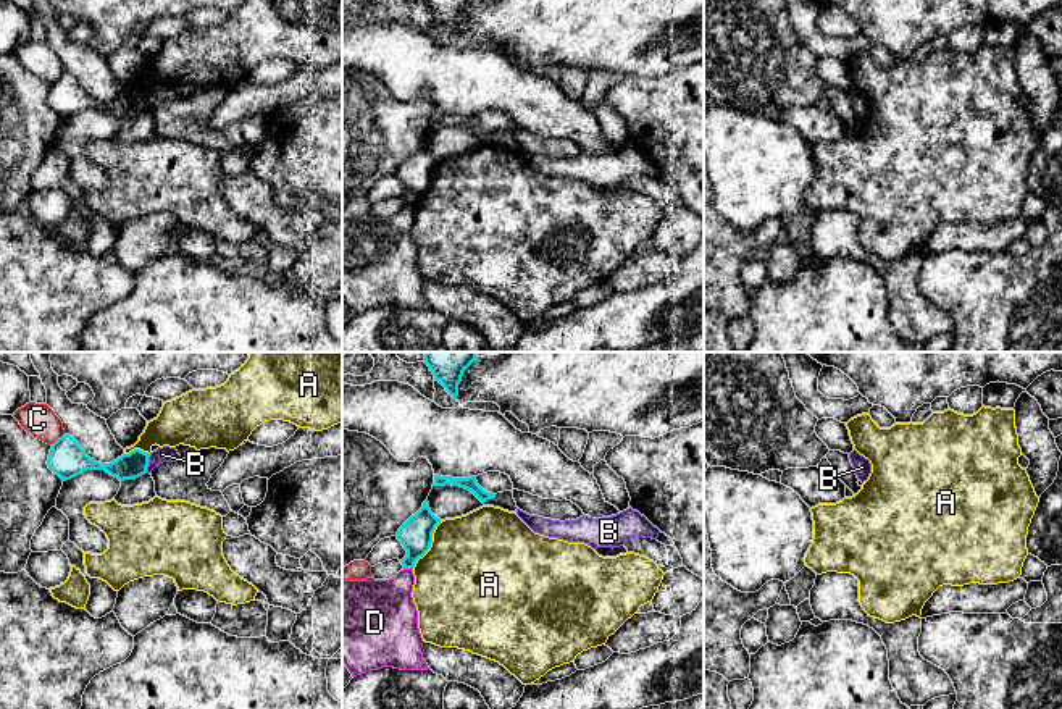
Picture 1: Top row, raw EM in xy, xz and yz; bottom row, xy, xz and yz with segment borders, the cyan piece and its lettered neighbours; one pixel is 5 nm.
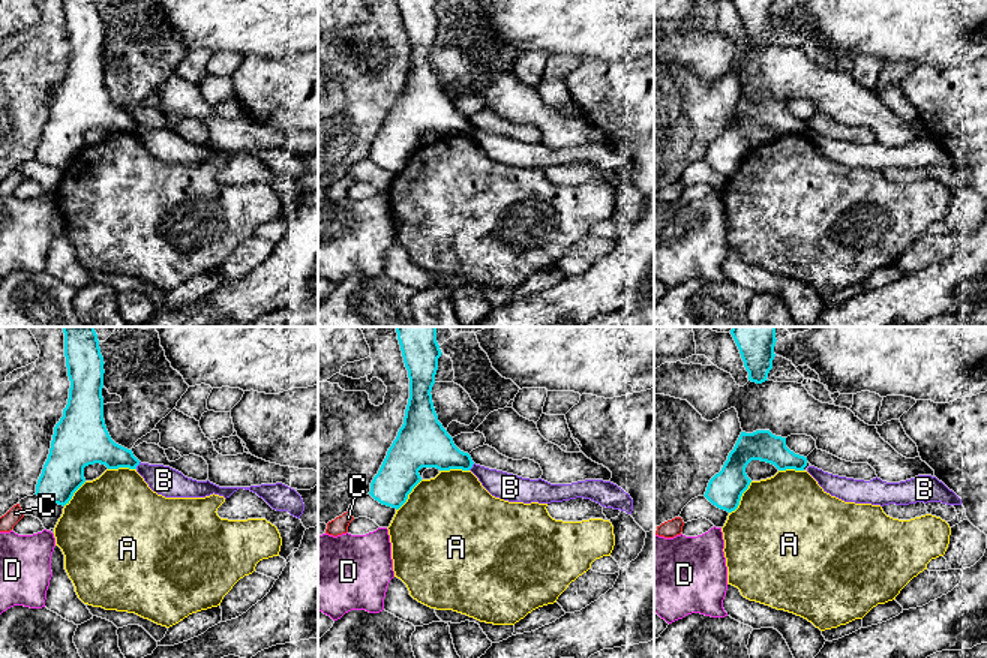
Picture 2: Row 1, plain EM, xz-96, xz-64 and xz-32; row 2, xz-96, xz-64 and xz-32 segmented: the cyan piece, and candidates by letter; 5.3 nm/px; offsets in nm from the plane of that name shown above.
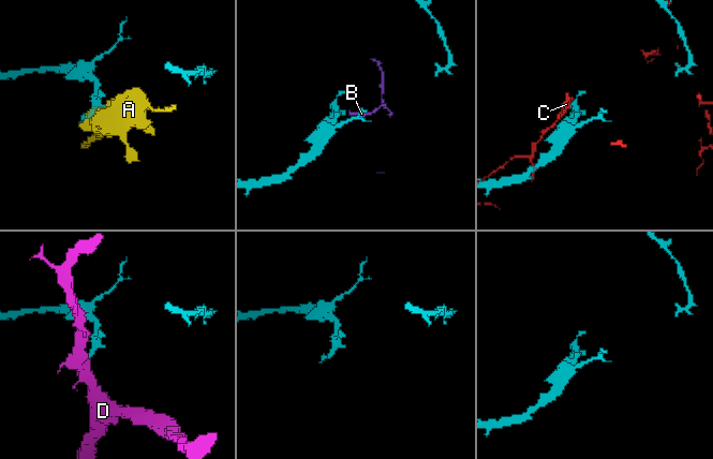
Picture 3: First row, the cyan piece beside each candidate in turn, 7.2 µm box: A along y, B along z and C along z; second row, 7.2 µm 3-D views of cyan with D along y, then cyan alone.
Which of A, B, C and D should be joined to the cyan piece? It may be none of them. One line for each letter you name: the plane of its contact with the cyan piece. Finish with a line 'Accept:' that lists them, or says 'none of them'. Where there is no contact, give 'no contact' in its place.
Accept: none of them

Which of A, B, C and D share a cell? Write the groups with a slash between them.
A / B / C / D

